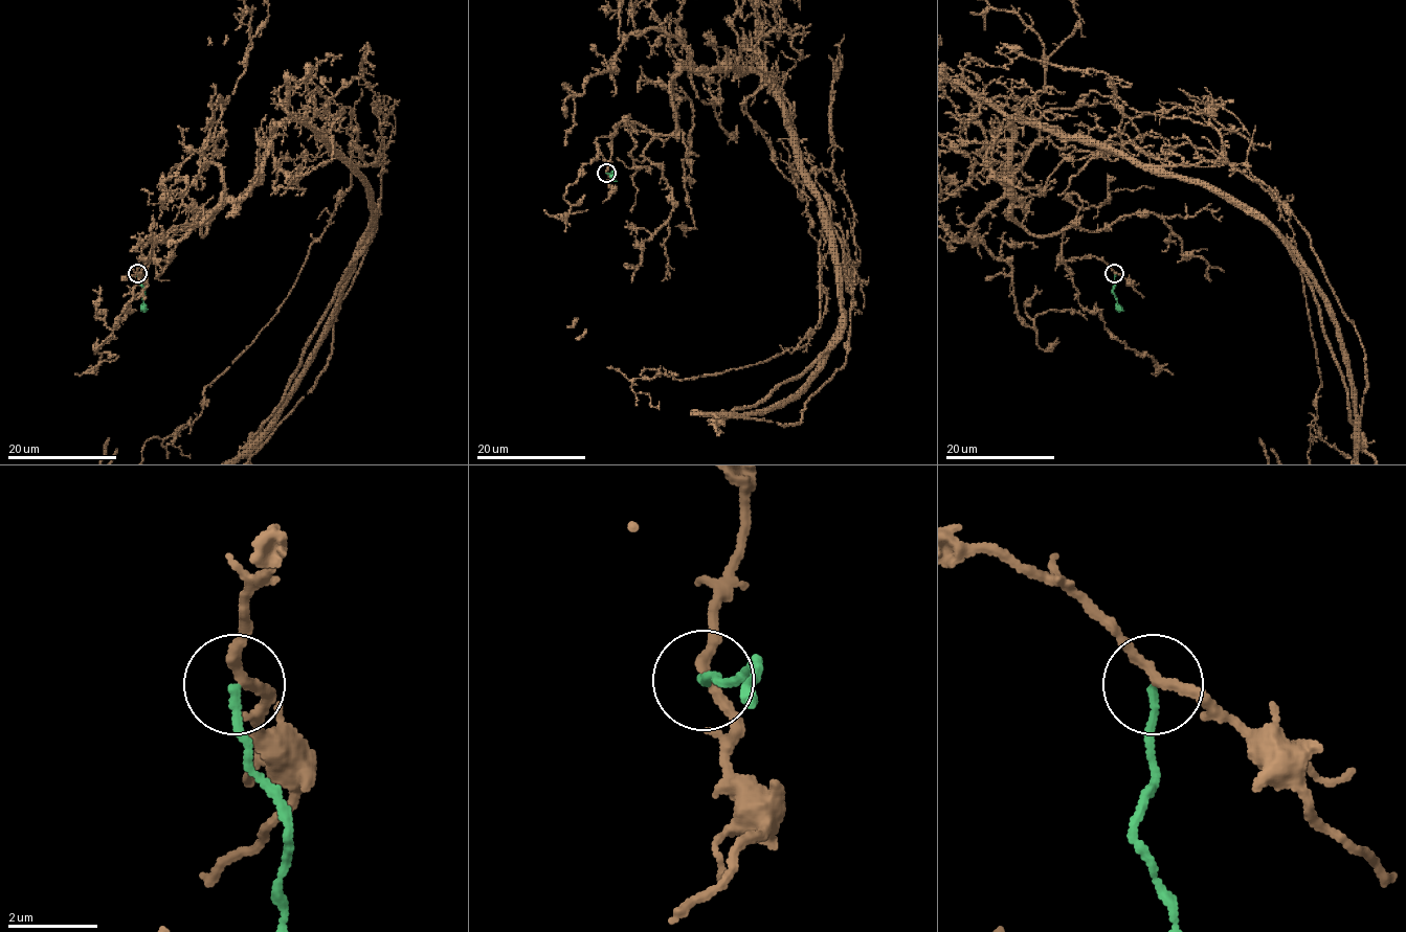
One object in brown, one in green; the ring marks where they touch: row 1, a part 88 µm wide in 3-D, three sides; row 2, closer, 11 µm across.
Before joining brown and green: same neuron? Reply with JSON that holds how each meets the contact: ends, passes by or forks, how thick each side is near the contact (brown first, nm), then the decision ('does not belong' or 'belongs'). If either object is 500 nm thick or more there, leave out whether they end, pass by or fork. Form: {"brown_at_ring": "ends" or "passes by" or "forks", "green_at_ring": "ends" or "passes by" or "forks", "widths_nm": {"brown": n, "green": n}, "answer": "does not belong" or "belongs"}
{"brown_at_ring": "passes by", "green_at_ring": "ends", "widths_nm": {"brown": 220, "green": 170}, "answer": "does not belong"}

